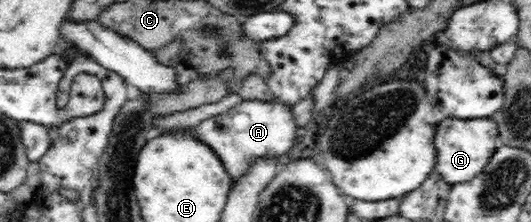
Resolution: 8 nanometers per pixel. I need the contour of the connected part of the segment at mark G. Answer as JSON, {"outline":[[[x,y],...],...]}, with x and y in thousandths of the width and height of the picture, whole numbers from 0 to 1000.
{"outline":[[[832,527],[815,568],[815,653],[821,676],[817,775],[849,842],[885,820],[913,761],[936,676],[938,635],[936,563],[923,527],[885,545]]]}

